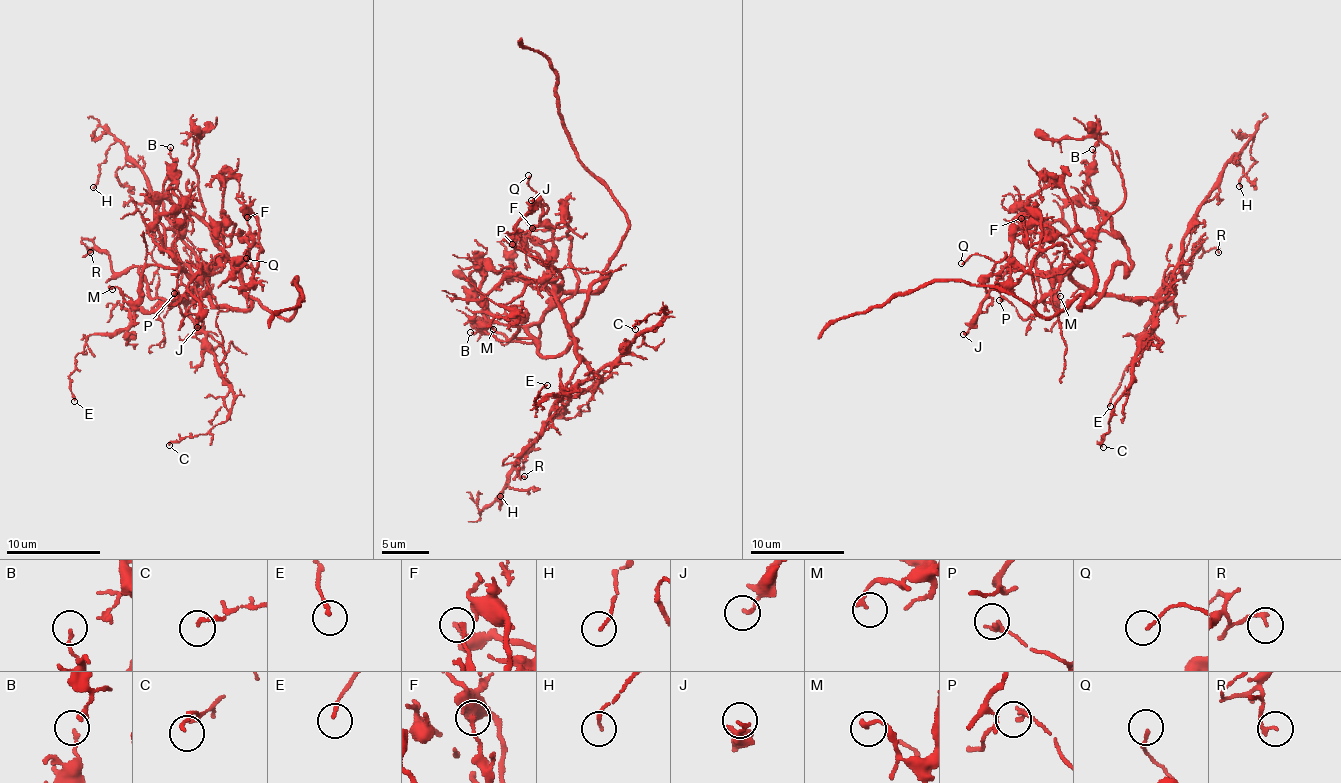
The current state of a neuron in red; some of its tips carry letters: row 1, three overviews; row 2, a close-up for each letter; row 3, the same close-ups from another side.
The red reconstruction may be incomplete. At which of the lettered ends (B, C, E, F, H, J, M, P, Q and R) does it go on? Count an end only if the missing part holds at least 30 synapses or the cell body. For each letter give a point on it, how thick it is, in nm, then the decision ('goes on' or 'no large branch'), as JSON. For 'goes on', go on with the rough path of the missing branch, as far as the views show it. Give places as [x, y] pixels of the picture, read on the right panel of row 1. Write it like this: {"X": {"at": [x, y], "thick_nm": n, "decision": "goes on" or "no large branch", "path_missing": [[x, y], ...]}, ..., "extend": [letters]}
{"B": {"at": [1092, 149], "thick_nm": 140, "decision": "no large branch"}, "C": {"at": [1103, 447], "thick_nm": 120, "decision": "no large branch"}, "E": {"at": [1110, 406], "thick_nm": 130, "decision": "no large branch"}, "F": {"at": [1021, 218], "thick_nm": 120, "decision": "no large branch"}, "H": {"at": [1239, 186], "thick_nm": 100, "decision": "no large branch"}, "J": {"at": [963, 334], "thick_nm": 140, "decision": "no large branch"}, "M": {"at": [1060, 296], "thick_nm": 170, "decision": "no large branch"}, "P": {"at": [999, 300], "thick_nm": 200, "decision": "no large branch"}, "Q": {"at": [961, 263], "thick_nm": 110, "decision": "no large branch"}, "R": {"at": [1218, 252], "thick_nm": 160, "decision": "no large branch"}, "extend": []}

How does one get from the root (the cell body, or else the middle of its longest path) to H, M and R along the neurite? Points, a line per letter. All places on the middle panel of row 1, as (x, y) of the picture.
H: (559, 290), (553, 291), (573, 347), (600, 379), (571, 398), (545, 423), (497, 496), (499, 507), (500, 496)
M: (559, 290), (551, 282), (531, 281), (501, 304), (514, 308), (513, 312), (491, 322), (493, 329)
R: (559, 290), (553, 291), (566, 331), (573, 338), (577, 366), (540, 435), (519, 457), (518, 474), (524, 476)

